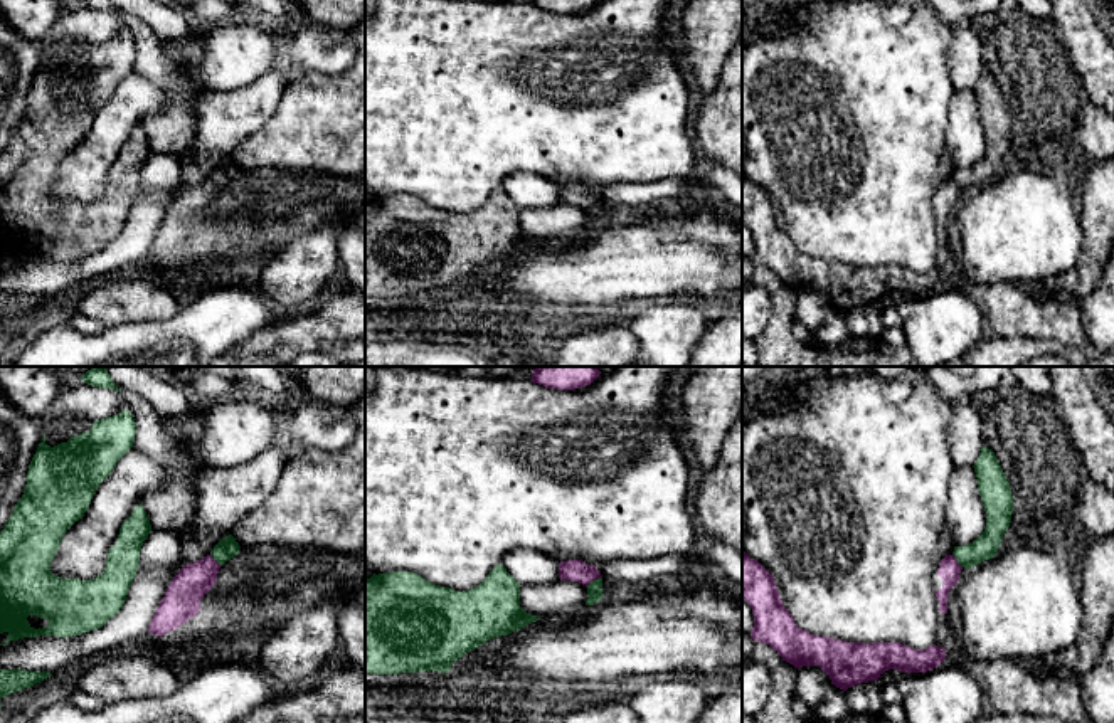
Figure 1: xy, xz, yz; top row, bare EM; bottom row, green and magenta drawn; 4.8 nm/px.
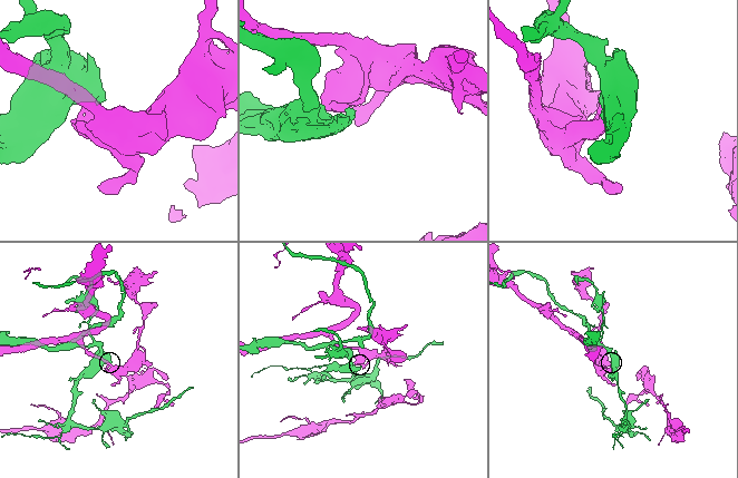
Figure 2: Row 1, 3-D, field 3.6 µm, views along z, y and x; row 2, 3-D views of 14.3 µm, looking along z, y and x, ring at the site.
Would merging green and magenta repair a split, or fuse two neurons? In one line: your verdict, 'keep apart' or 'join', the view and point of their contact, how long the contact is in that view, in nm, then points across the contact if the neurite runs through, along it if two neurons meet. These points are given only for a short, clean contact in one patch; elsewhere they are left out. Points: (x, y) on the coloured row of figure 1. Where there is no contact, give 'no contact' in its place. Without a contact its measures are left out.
keep apart; contact xz (594, 580); length 90 nm

